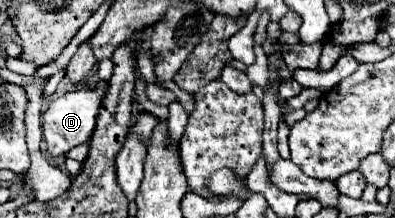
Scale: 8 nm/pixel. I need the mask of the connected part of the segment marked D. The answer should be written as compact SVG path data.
M99 81L93 91L81 89L73 93L65 93L63 97L55 99L49 109L43 113L43 139L45 139L45 149L55 155L55 157L65 157L73 147L85 143L91 139L93 129L95 129L95 119L101 107L101 101L105 97L107 83Z

